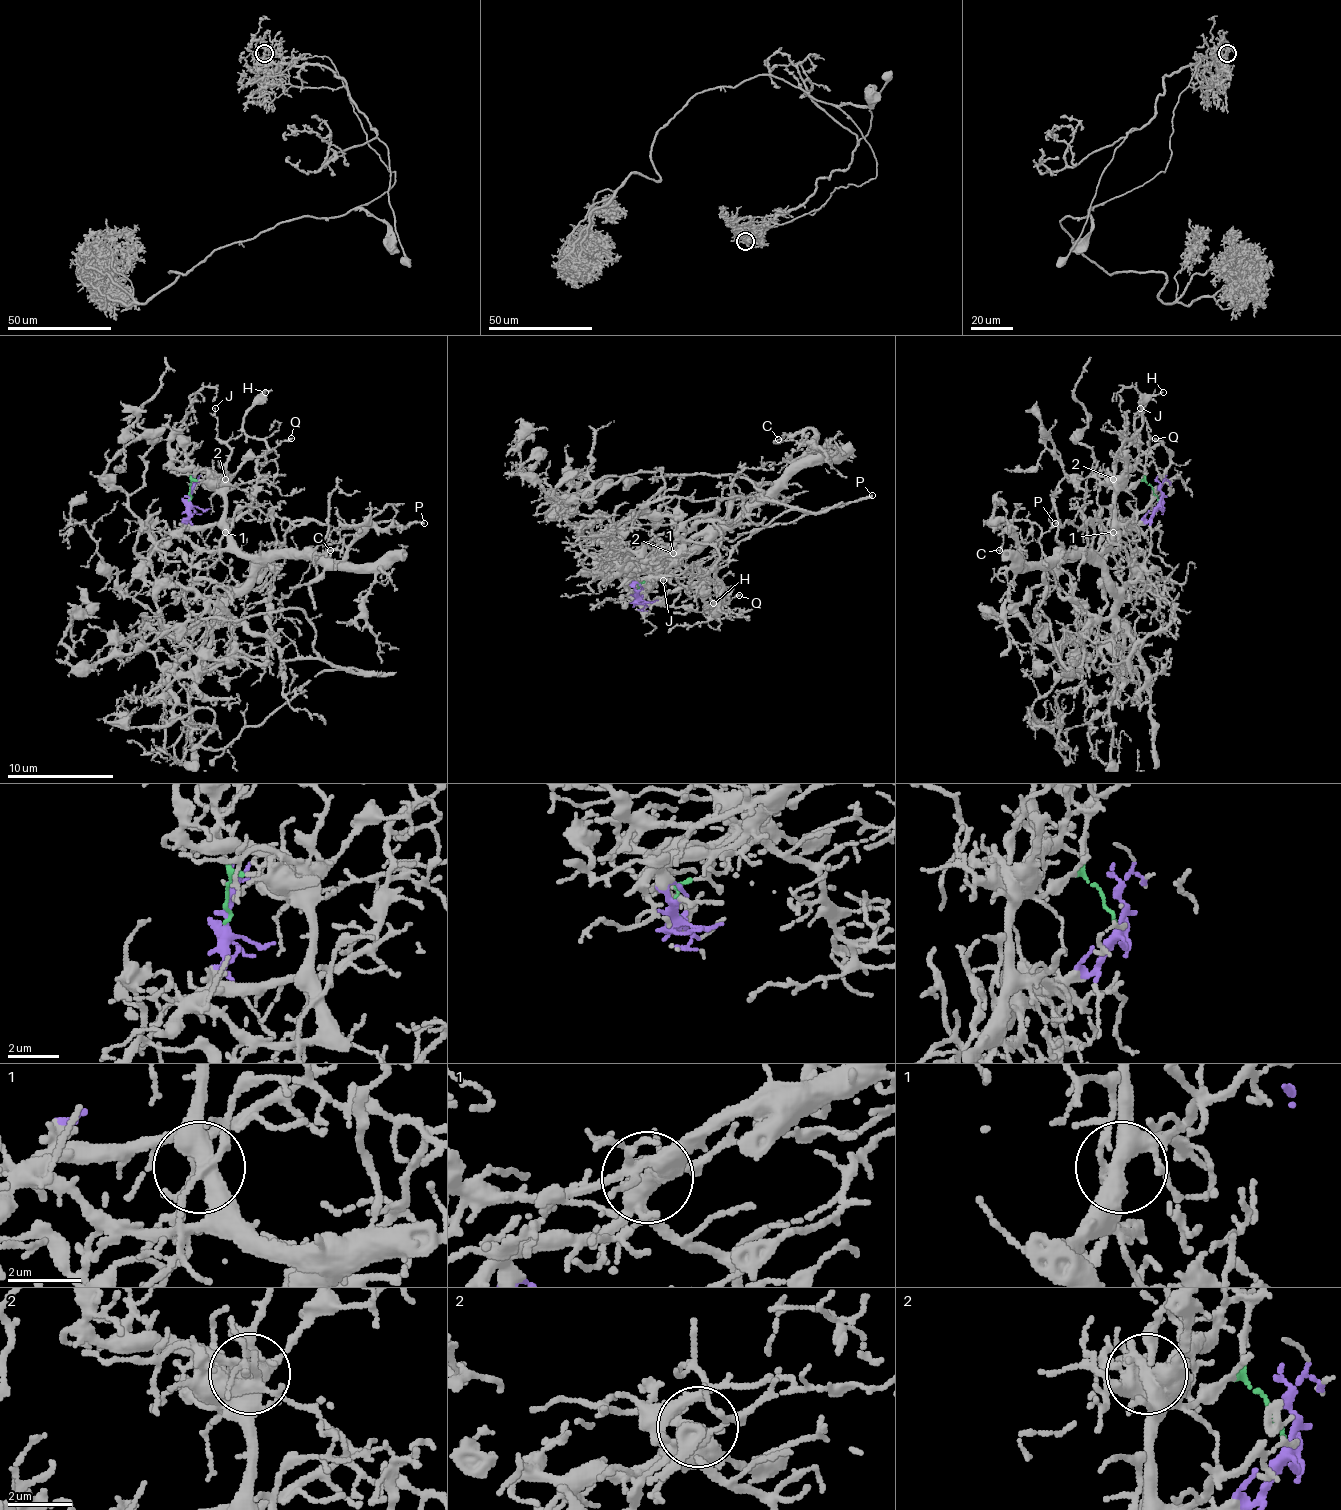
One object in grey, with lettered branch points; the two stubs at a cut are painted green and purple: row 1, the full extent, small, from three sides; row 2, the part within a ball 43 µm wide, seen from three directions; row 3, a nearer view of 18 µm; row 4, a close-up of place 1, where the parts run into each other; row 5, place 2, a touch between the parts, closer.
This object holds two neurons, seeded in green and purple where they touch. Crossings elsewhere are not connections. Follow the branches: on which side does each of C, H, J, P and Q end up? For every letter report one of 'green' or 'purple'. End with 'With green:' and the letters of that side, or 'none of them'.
C: purple
H: green
J: purple
P: green
Q: purple
With green: H, P

